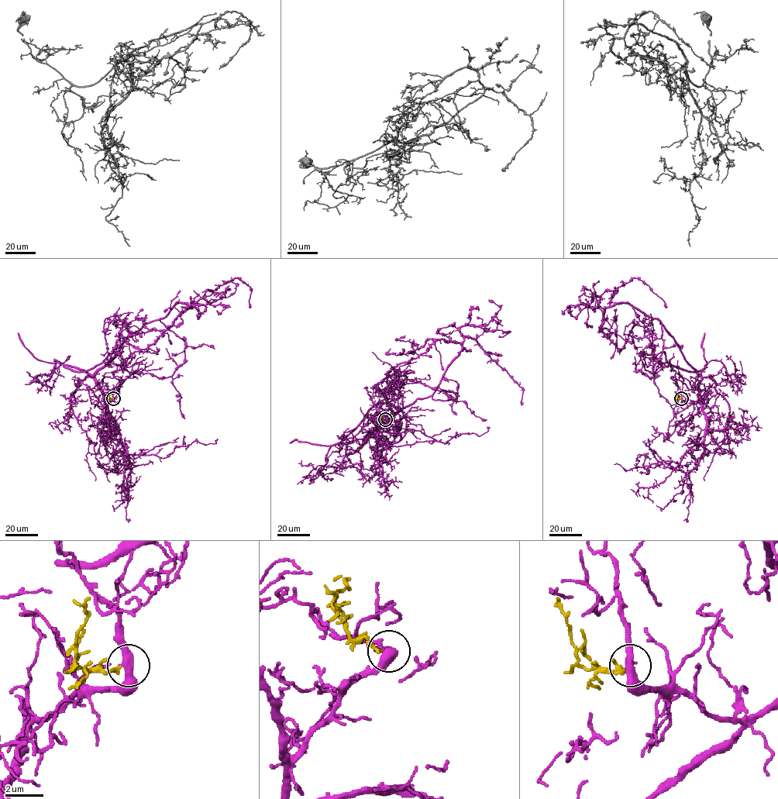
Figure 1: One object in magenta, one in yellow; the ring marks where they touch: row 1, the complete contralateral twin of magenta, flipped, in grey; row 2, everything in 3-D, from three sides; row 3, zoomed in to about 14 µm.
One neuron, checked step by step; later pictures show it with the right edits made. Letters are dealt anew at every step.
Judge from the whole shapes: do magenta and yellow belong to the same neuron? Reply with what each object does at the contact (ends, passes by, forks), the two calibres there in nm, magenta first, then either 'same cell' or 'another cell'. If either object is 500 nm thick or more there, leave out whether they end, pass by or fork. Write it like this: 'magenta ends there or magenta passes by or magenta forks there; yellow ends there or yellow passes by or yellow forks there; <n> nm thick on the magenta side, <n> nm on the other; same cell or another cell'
magenta passes by; yellow ends there; 440 nm thick on the magenta side, 150 nm on the other; same cell

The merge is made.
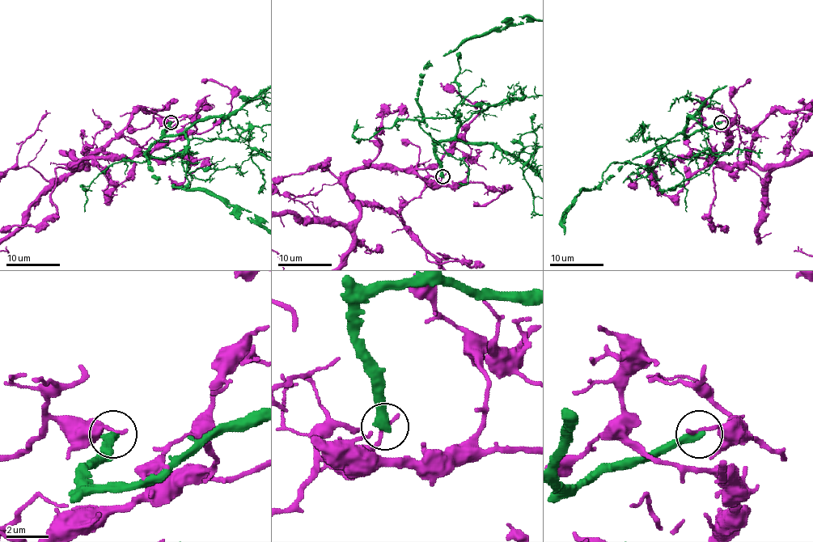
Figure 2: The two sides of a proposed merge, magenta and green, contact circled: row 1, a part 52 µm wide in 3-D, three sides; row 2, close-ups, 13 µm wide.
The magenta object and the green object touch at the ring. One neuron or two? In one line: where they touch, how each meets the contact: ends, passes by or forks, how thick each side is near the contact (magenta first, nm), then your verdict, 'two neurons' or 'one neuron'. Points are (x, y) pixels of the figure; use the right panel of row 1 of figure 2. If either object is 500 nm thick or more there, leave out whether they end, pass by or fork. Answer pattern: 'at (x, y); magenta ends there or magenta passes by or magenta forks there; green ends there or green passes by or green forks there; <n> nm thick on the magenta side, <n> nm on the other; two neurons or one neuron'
at (721, 122); magenta ends there; green ends there; 190 nm thick on the magenta side, 480 nm on the other; two neurons

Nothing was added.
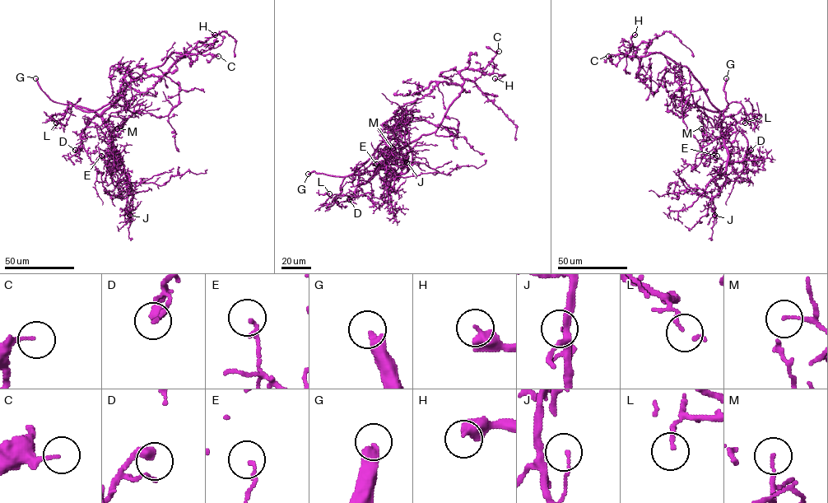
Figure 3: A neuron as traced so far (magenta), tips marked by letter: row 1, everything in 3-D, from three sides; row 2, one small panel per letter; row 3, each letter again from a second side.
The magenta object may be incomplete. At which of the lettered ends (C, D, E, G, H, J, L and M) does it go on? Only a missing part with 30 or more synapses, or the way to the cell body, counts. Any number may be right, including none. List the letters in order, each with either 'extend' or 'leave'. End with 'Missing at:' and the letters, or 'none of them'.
C: leave
D: leave
E: leave
G: extend
H: leave
J: leave
L: leave
M: leave
Missing at: G

